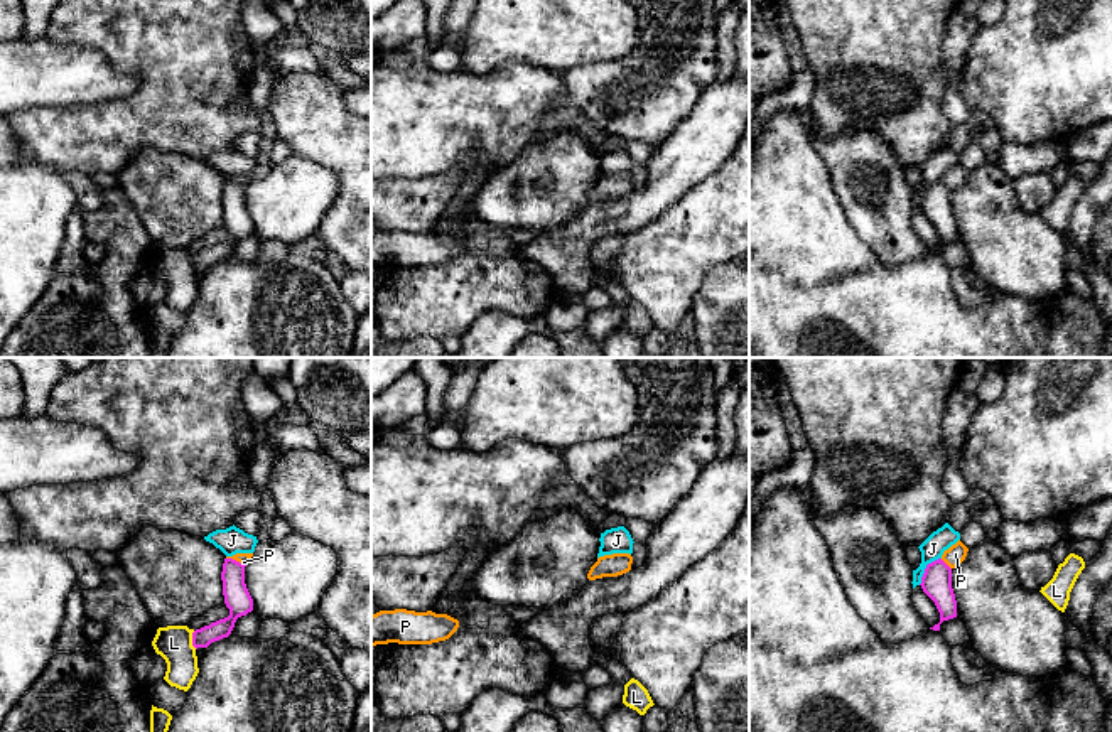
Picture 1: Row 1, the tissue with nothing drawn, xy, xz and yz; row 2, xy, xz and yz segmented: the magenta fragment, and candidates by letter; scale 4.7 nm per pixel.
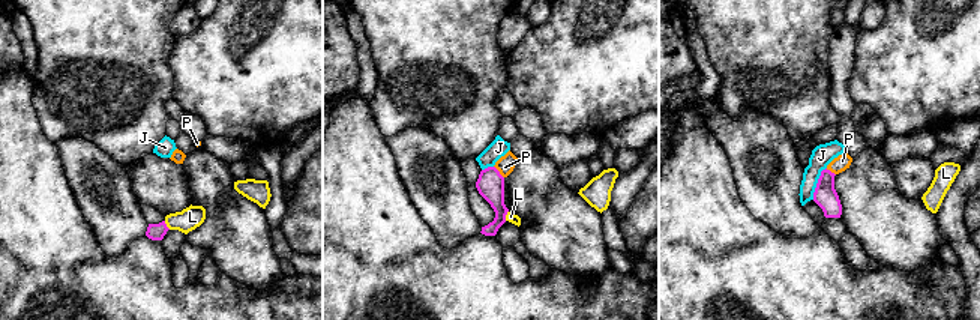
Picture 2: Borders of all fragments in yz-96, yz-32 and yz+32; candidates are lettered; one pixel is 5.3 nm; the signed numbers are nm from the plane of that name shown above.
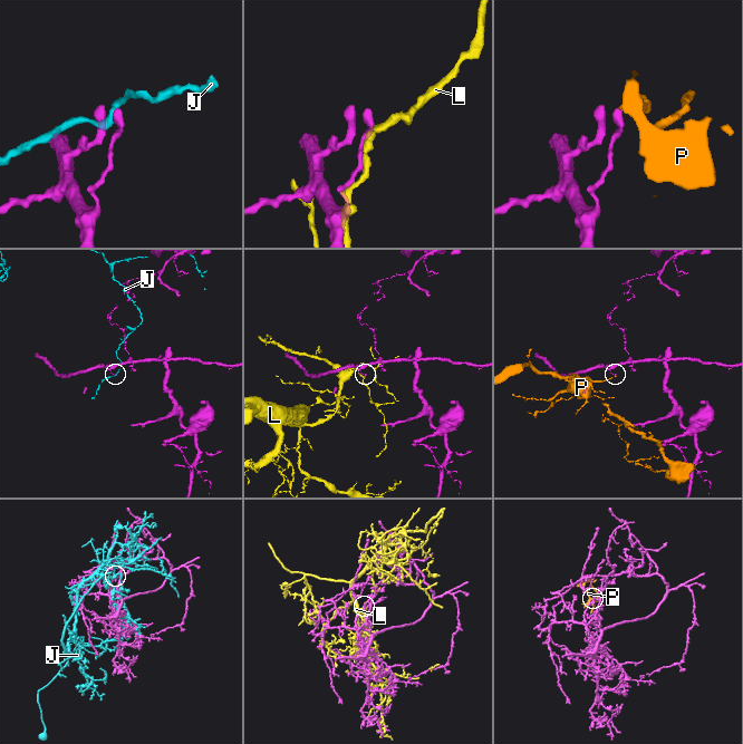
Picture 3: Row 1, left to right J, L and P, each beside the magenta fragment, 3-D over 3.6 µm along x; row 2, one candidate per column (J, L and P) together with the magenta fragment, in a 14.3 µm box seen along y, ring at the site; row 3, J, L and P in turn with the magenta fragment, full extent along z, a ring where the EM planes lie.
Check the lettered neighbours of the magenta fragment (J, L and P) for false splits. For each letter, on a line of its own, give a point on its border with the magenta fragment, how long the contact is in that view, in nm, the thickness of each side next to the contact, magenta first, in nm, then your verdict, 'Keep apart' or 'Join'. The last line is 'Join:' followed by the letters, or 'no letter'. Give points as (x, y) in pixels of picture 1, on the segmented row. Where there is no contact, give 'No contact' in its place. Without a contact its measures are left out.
J: Touches magenta at yz (925, 569). Shared border 170 nm. Thickness 140 nm (magenta) against 110 nm. Keep apart
L: Touches magenta at xy (193, 640). Shared border 90 nm. Thickness 100 nm (magenta) against 180 nm. Keep apart
P: Touches magenta at xy (237, 562). Shared border 100 nm. Thickness 130 nm (magenta) against 50 nm. Keep apart
Join: no letter

